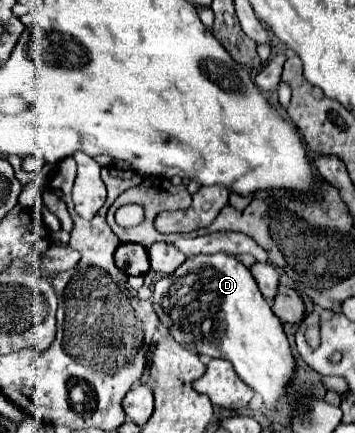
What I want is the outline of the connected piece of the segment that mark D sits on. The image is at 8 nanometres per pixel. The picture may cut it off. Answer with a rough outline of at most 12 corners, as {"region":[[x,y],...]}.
{"region":[[226,253],[154,285],[162,325],[230,361],[276,409],[290,343],[252,273]]}

